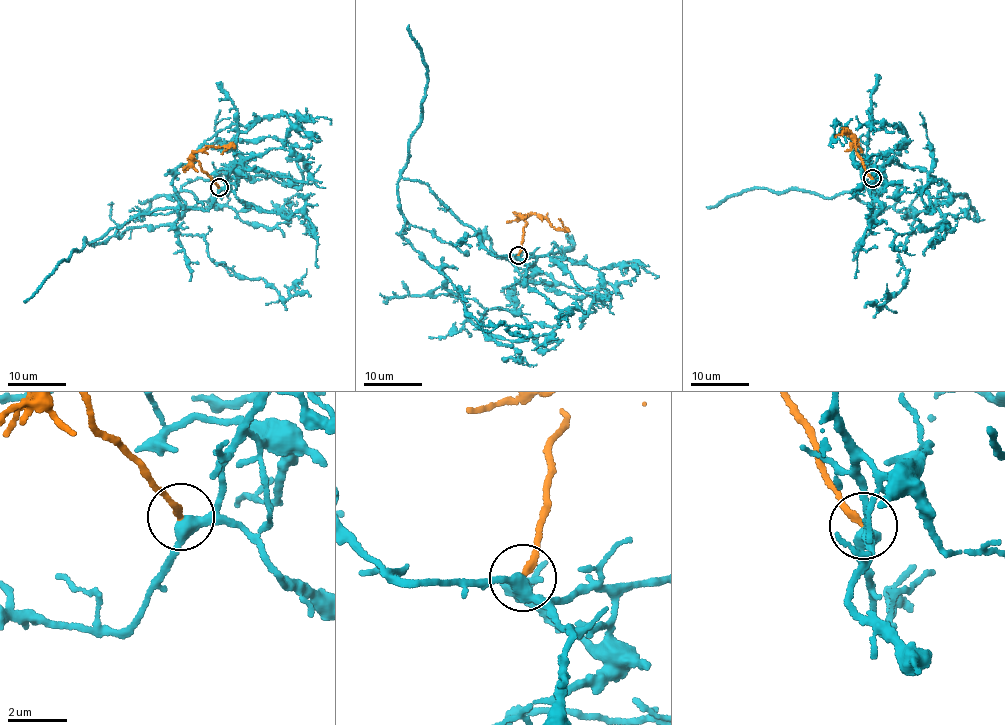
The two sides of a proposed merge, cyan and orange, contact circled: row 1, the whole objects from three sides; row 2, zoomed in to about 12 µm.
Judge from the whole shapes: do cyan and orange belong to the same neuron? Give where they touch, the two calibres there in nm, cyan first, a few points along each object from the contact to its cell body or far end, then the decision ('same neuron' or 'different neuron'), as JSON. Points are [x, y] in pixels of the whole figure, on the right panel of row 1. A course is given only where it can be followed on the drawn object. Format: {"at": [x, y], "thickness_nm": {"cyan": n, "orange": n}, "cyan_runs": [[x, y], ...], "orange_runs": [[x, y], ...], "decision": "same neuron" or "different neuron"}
{"at": [872, 178], "thickness_nm": {"cyan": 380, "orange": 220}, "cyan_runs": [[872, 179], [878, 197], [866, 184], [859, 199], [916, 215], [948, 188], [929, 177], [930, 211], [937, 180]], "orange_runs": [[872, 179], [856, 150], [852, 134], [846, 133], [847, 130], [848, 133], [835, 137]], "decision": "same neuron"}

